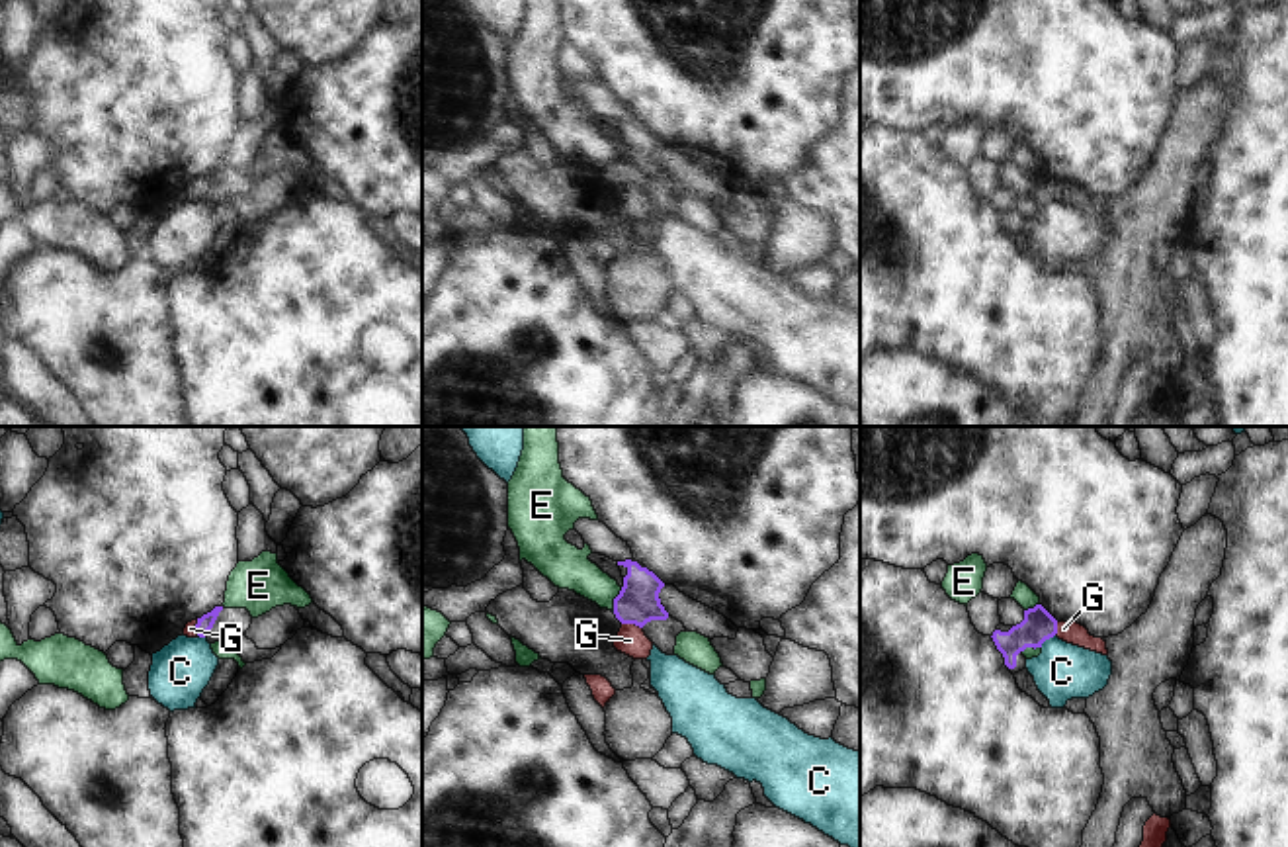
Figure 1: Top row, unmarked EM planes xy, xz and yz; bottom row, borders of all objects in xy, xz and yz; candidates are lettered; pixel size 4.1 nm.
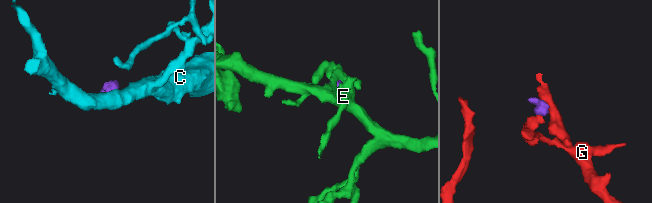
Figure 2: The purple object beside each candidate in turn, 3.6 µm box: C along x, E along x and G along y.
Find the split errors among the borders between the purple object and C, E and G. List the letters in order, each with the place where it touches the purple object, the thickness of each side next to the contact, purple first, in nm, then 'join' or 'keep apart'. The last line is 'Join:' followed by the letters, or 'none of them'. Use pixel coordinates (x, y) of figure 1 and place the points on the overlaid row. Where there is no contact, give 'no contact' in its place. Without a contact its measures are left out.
C: contact yz (1046, 638); calibres 140 and 240 nm; keep apart
E: contact xz (614, 599); calibres 180 and 180 nm; keep apart
G: contact xz (632, 623); calibres 180 and 120 nm; join
Join: G

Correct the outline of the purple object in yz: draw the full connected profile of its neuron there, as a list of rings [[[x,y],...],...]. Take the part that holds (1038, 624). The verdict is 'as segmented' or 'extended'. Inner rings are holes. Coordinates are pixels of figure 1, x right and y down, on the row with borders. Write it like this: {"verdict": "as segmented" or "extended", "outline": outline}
{"verdict": "extended", "outline": [[[1042,604],[1024,610],[1024,620],[1016,626],[999,624],[993,632],[993,642],[1005,657],[1009,669],[1016,667],[1016,655],[1026,647],[1042,647],[1050,638],[1059,640],[1108,655],[1106,642],[1095,638],[1089,630],[1077,622],[1057,622]]]}

